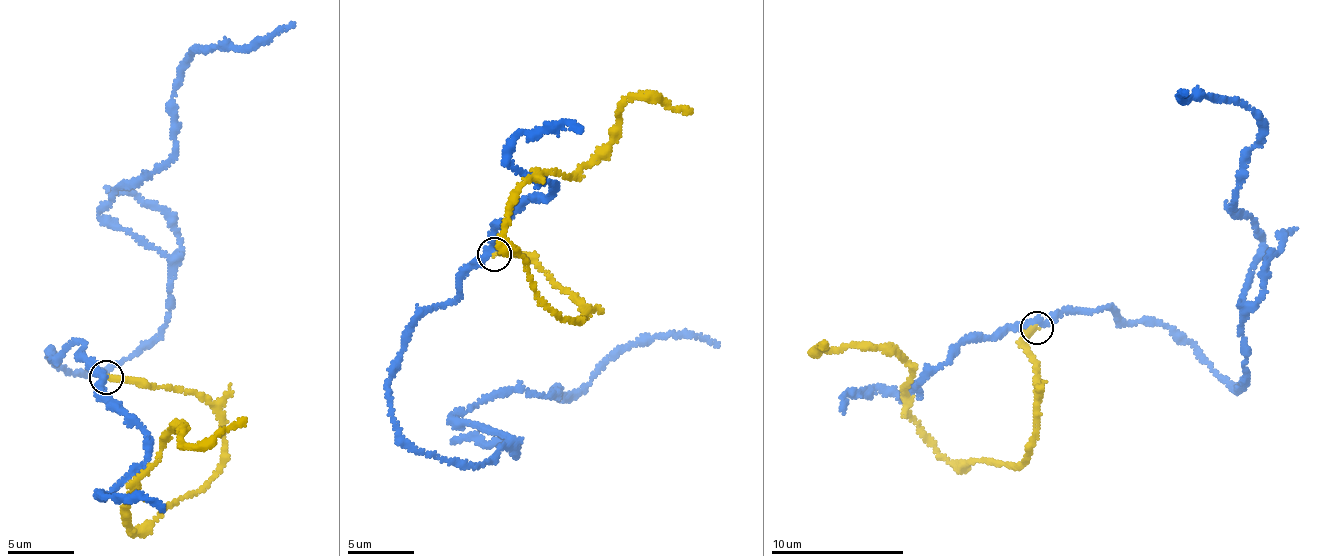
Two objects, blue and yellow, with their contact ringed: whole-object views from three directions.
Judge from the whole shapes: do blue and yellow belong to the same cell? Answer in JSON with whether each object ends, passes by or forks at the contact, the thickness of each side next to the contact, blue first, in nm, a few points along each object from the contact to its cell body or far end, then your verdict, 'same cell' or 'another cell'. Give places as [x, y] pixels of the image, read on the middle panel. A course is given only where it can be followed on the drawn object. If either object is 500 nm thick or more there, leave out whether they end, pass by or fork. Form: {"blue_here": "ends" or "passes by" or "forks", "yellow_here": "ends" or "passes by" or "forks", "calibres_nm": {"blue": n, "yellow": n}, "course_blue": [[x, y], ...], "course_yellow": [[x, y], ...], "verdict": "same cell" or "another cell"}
{"blue_here": "passes by", "yellow_here": "ends", "calibres_nm": {"blue": 380, "yellow": 200}, "course_blue": [[493, 253], [391, 379], [420, 450], [490, 462], [508, 439], [450, 417], [657, 337], [719, 346]], "course_yellow": [[493, 253], [534, 258], [577, 323], [504, 232], [515, 192], [578, 171], [628, 101], [691, 112]], "verdict": "another cell"}

